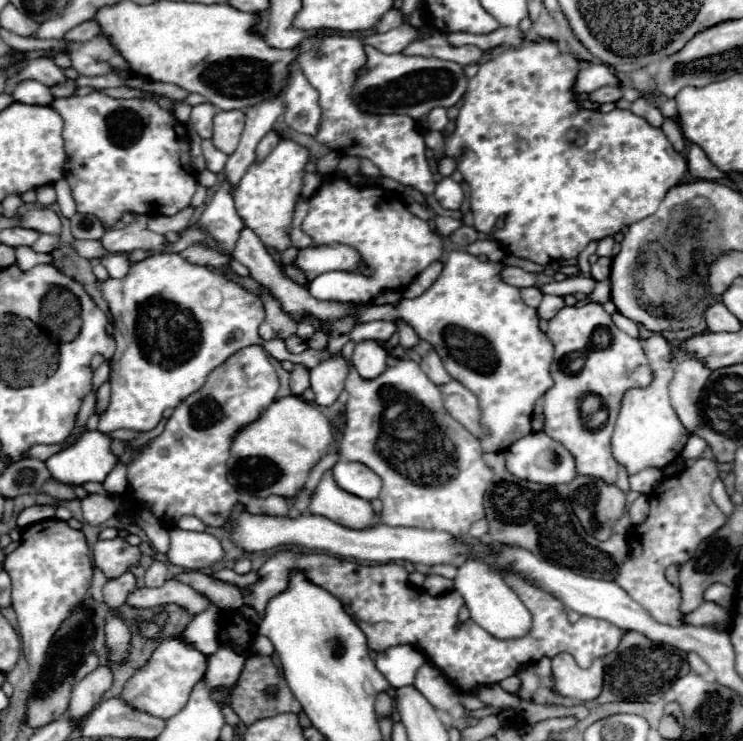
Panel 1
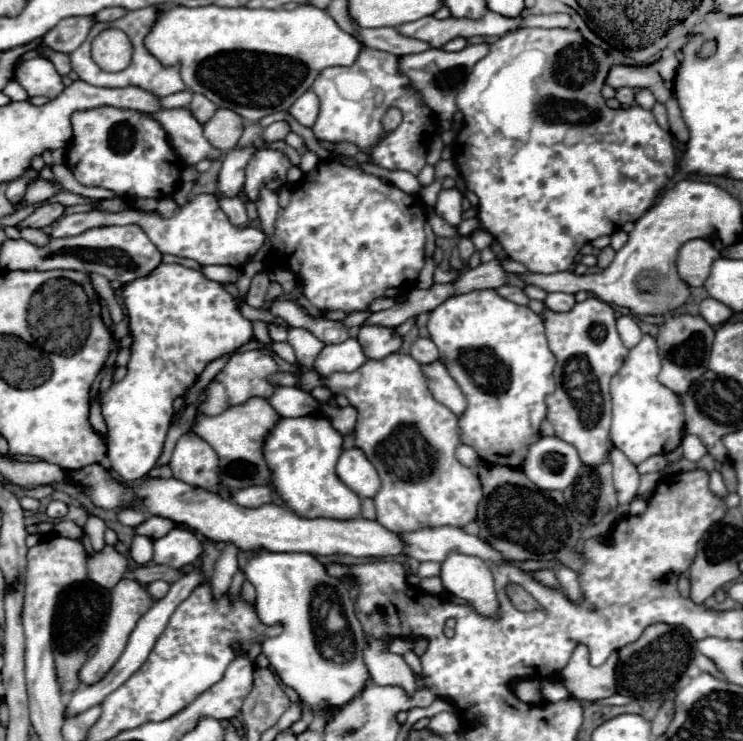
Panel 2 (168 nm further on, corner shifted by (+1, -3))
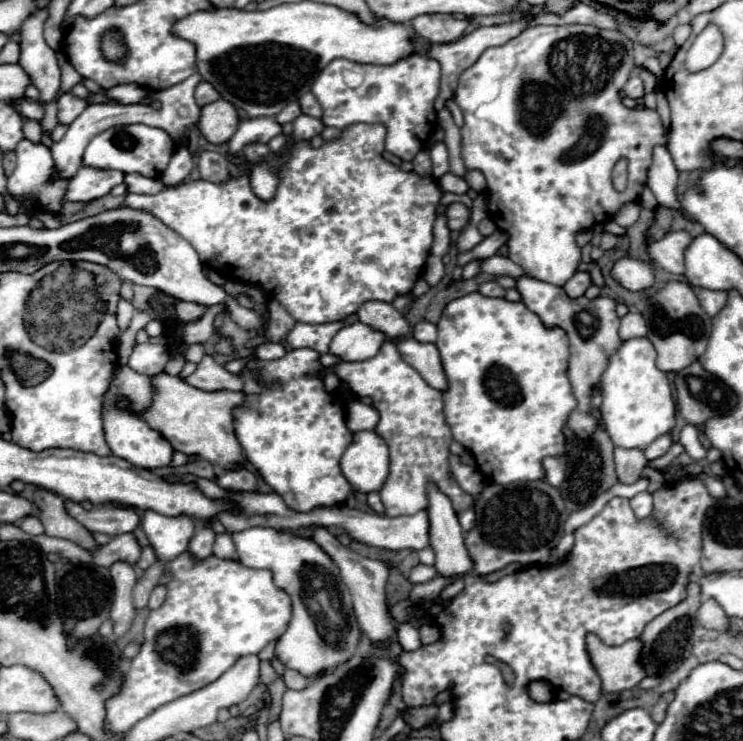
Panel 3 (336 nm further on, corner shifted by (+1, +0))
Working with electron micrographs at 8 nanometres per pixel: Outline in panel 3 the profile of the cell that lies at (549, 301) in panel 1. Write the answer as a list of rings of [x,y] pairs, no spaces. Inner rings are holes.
[[[578,271],[566,285],[564,285],[564,291],[568,297],[576,299],[576,297],[582,297],[584,291],[592,285],[592,279],[590,279],[590,273],[586,271]]]

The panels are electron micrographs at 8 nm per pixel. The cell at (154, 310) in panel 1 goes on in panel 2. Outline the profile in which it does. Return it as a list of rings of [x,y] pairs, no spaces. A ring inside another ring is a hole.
[[[160,264],[150,276],[122,286],[122,298],[128,314],[128,328],[132,336],[128,372],[120,382],[114,382],[102,398],[102,416],[108,426],[108,462],[124,480],[136,482],[148,474],[162,452],[170,420],[174,416],[172,402],[184,396],[196,382],[202,370],[216,358],[234,354],[252,340],[252,322],[240,312],[238,302],[218,282],[208,280],[200,270],[182,264]]]

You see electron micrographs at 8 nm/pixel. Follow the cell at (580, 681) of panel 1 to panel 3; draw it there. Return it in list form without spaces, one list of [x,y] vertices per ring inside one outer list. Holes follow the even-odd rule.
[[[594,633],[586,637],[588,653],[602,679],[602,691],[624,691],[636,687],[644,677],[642,669],[642,641],[632,639],[620,647],[604,645]]]

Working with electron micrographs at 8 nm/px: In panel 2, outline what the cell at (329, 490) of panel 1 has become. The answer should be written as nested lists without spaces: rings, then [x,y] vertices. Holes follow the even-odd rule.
[[[320,414],[282,418],[264,444],[264,458],[272,470],[272,482],[278,496],[292,512],[304,518],[326,516],[334,520],[352,520],[360,516],[360,496],[336,476],[340,454],[342,436]]]

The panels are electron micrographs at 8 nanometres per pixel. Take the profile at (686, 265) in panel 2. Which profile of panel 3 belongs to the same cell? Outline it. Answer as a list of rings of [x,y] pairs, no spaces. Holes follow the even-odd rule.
[[[668,231],[662,239],[654,239],[648,243],[648,255],[658,267],[674,275],[682,275],[684,273],[684,249],[688,247],[690,241],[692,237],[686,231]]]

